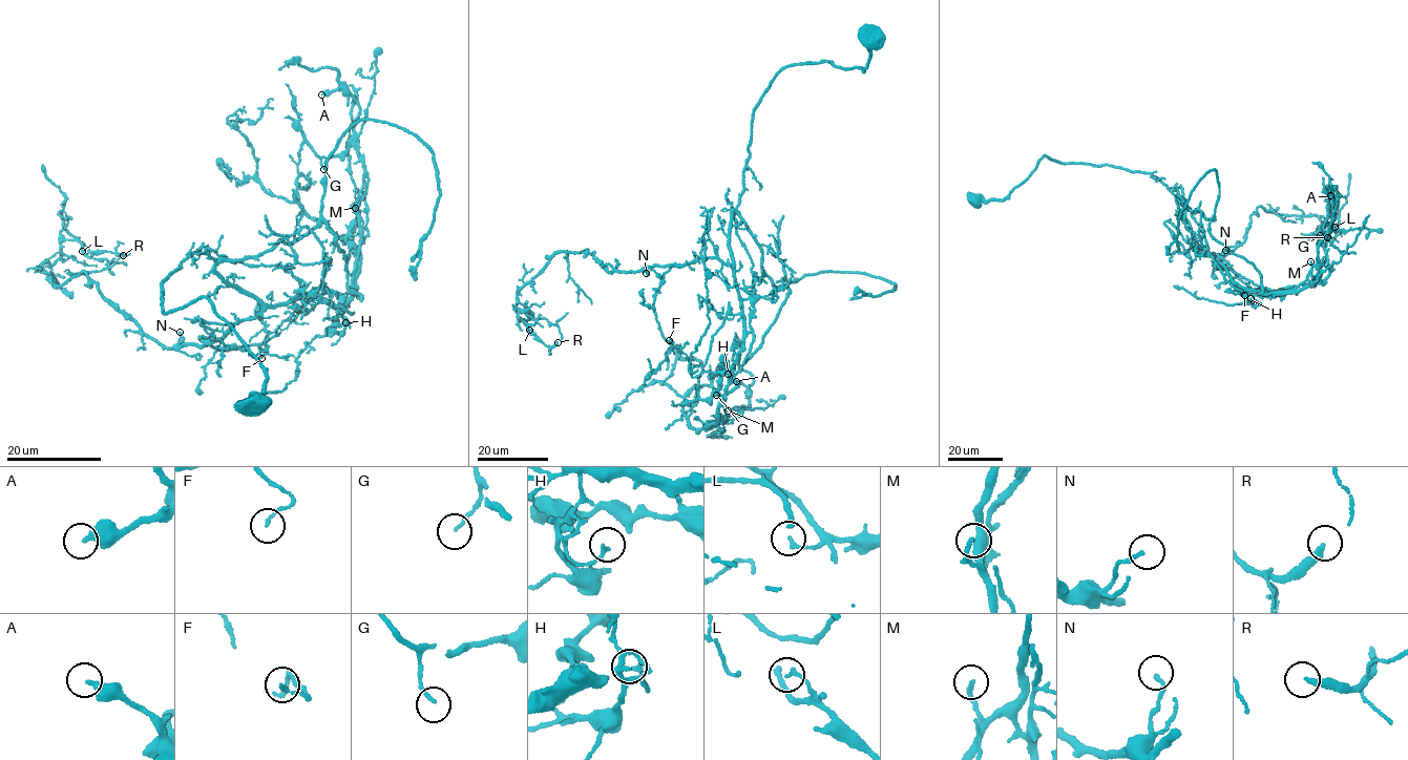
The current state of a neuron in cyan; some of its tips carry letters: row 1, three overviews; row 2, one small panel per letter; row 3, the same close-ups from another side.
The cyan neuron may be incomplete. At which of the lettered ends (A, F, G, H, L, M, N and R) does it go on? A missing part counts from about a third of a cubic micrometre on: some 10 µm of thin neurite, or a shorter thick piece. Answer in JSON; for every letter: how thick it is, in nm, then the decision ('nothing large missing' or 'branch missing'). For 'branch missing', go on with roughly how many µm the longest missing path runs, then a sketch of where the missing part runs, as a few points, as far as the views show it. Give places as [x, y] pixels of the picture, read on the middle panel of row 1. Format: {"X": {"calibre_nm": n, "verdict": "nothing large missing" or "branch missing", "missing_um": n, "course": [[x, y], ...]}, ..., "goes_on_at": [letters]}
{"A": {"calibre_nm": 400, "verdict": "nothing large missing"}, "F": {"calibre_nm": 120, "verdict": "nothing large missing"}, "G": {"calibre_nm": 130, "verdict": "nothing large missing"}, "H": {"calibre_nm": 160, "verdict": "nothing large missing"}, "L": {"calibre_nm": 140, "verdict": "nothing large missing"}, "M": {"calibre_nm": 160, "verdict": "nothing large missing"}, "N": {"calibre_nm": 140, "verdict": "nothing large missing"}, "R": {"calibre_nm": 260, "verdict": "nothing large missing"}, "goes_on_at": []}

